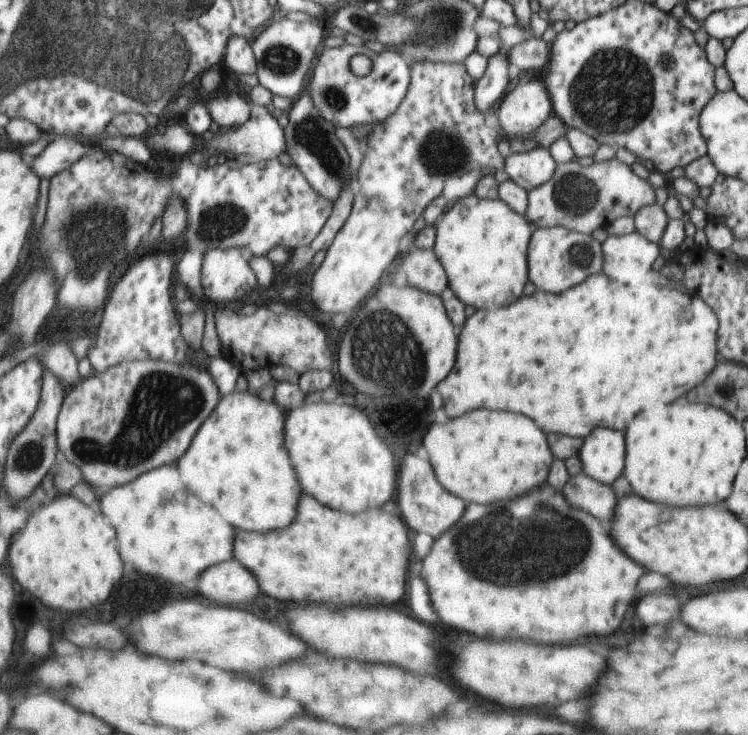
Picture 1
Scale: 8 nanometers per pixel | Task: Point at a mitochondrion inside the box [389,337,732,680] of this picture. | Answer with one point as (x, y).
(564, 542)

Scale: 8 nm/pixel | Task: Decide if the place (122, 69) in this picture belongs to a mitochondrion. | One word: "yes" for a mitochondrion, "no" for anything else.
yes

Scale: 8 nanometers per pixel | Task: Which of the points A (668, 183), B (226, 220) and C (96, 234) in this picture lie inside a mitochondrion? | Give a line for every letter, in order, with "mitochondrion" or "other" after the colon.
A: other
B: mitochondrion
C: mitochondrion

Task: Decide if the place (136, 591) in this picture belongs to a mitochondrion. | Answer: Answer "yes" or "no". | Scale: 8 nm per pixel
no

